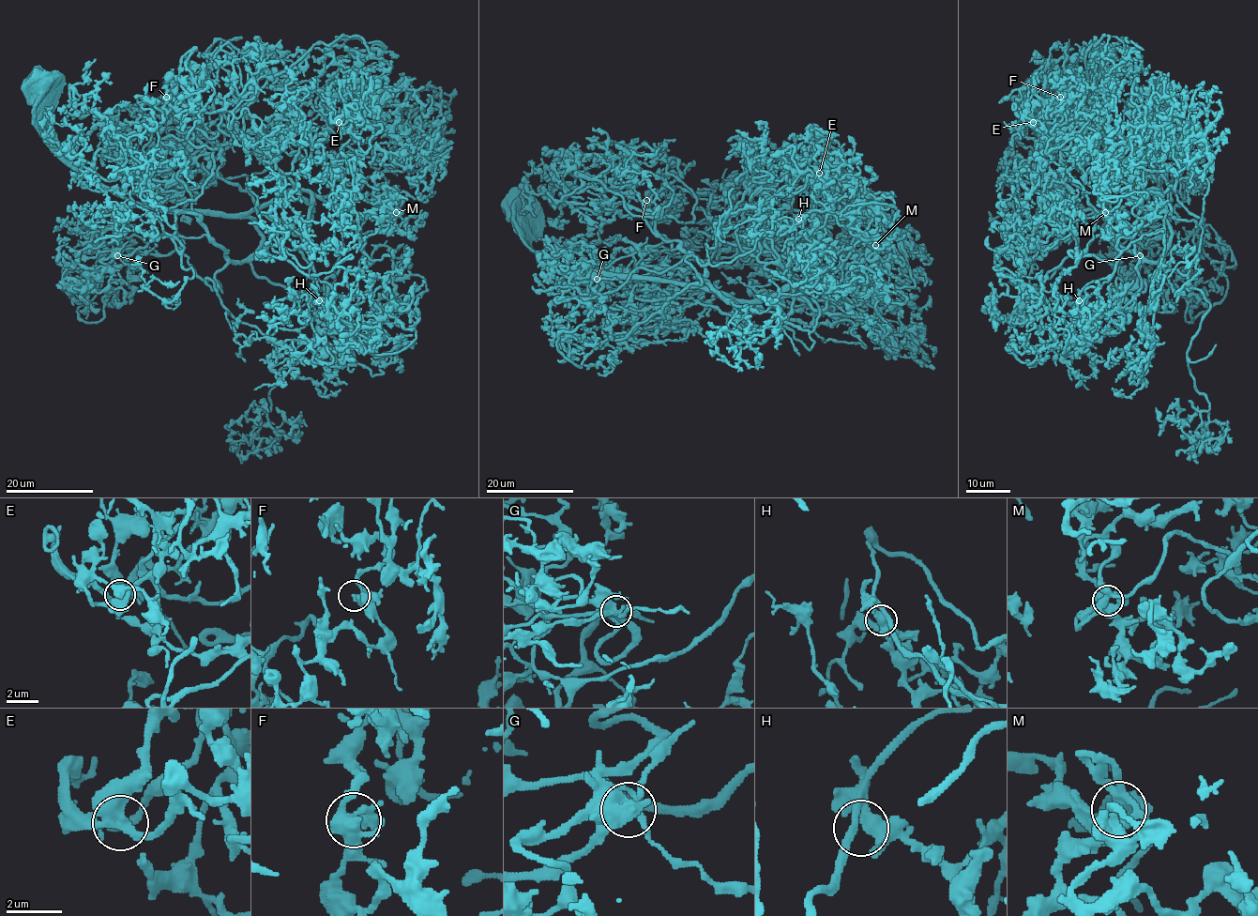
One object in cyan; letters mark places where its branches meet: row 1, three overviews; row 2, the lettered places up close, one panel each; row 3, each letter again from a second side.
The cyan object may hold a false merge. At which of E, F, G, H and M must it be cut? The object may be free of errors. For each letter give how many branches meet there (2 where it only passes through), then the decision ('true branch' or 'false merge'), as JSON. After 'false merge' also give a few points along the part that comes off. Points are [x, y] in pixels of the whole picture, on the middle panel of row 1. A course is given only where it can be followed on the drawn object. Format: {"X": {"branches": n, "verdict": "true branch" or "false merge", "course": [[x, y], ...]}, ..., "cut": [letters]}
{"E": {"branches": 4, "verdict": "true branch"}, "F": {"branches": 4, "verdict": "true branch"}, "G": {"branches": 4, "verdict": "true branch"}, "H": {"branches": 4, "verdict": "true branch"}, "M": {"branches": 4, "verdict": "true branch"}, "cut": []}

